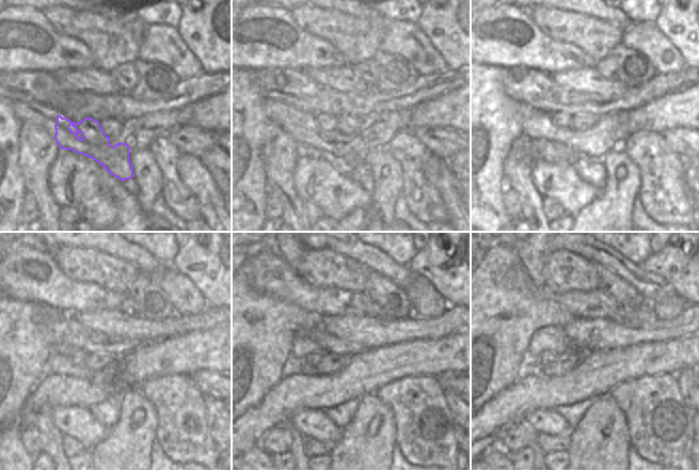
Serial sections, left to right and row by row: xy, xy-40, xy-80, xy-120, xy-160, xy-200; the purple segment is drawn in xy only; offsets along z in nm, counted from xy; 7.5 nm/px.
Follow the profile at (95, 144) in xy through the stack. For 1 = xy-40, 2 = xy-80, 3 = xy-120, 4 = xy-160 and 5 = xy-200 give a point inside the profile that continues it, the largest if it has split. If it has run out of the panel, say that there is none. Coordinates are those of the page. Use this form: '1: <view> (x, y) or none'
1: xy-40 (336, 153)
2: xy-80 (540, 120)
3: xy-120 (78, 358)
4: xy-160 (311, 360)
5: xy-200 (545, 358)

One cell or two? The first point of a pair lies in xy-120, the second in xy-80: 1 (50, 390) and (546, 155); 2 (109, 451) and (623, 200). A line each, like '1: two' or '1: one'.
1: one
2: one

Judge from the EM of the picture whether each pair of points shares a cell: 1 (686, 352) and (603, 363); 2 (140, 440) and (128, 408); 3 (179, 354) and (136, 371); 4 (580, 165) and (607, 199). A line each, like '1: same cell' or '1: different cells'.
1: same cell
2: same cell
3: same cell
4: different cells

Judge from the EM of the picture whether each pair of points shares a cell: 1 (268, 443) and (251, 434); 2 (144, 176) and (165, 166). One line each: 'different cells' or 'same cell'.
1: different cells
2: different cells

